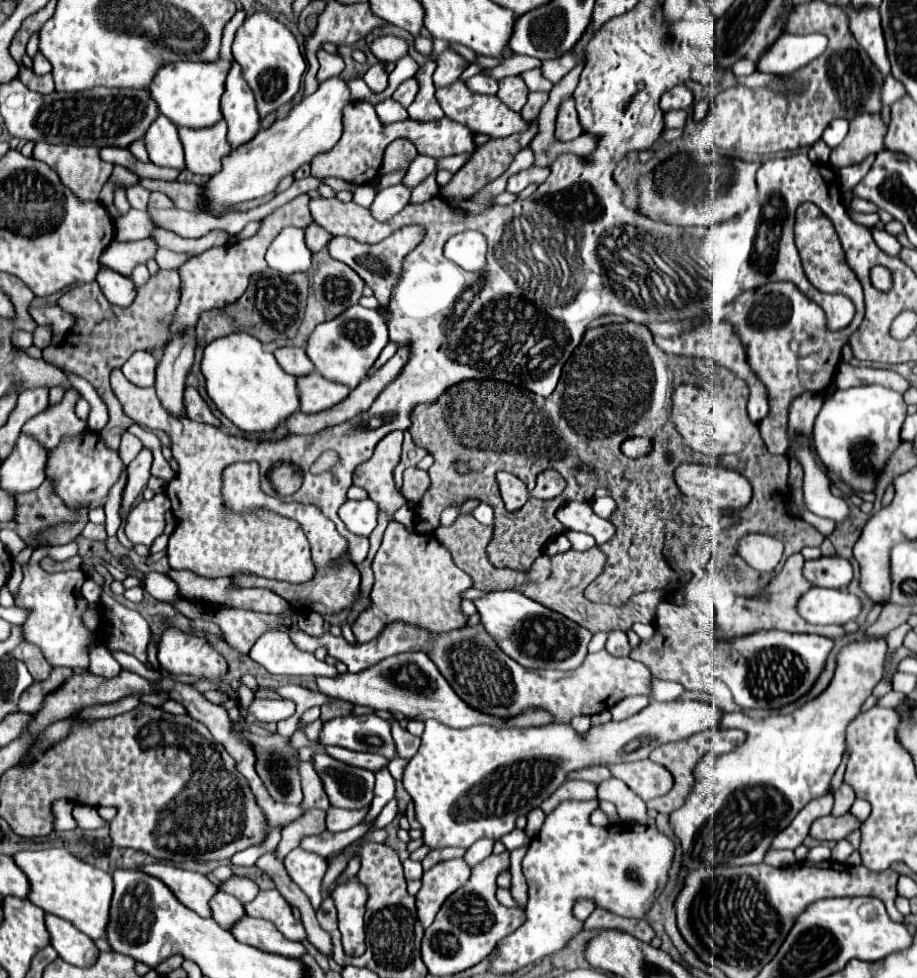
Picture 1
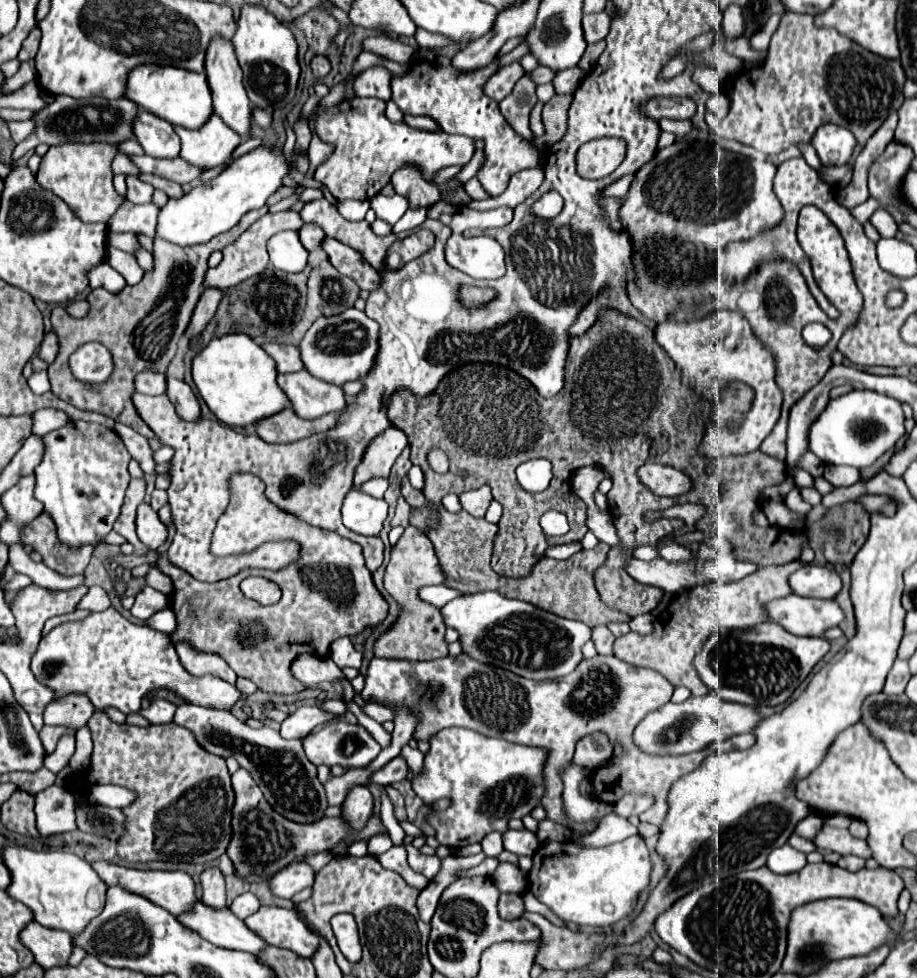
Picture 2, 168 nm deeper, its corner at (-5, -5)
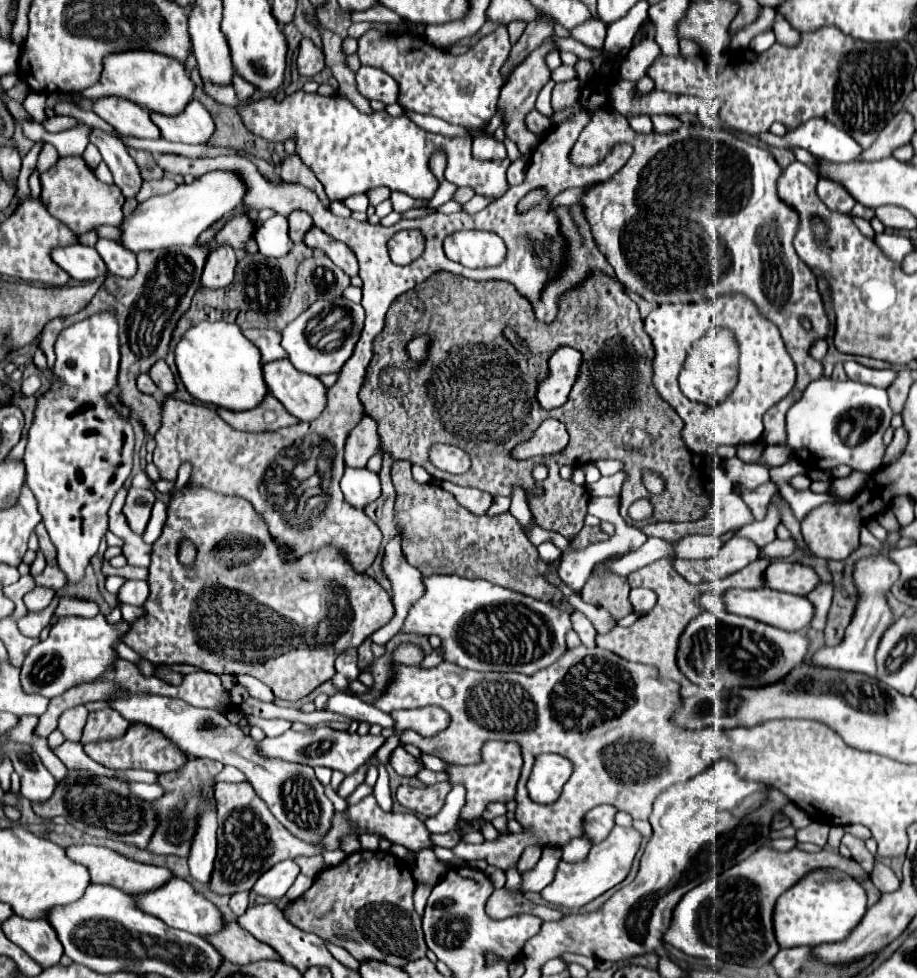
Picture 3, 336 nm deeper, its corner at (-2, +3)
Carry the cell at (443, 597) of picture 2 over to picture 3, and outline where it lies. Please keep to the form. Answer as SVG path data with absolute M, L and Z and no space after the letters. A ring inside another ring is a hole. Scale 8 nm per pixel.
M392 538L384 546L382 572L390 580L392 602L394 602L396 614L390 624L386 624L384 628L380 628L378 632L372 634L372 642L378 646L386 646L392 640L392 636L402 628L402 622L410 610L410 604L414 604L414 600L418 600L418 596L422 596L422 592L424 592L422 574L414 566L410 566L406 562L406 558L400 554L402 554L400 540Z

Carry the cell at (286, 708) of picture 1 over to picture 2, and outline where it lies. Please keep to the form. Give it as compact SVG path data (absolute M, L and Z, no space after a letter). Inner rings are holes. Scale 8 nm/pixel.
M301 706L281 722L281 736L283 738L301 738L307 732L315 730L319 724L329 722L331 718L333 718L331 714L319 710L317 706Z

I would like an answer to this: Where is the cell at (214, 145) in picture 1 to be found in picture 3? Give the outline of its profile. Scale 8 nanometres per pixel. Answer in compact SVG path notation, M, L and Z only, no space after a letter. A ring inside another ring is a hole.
M192 100L184 108L184 112L176 116L150 112L150 118L162 132L162 138L170 142L206 144L208 138L214 134L214 120L206 112L206 108L196 100Z

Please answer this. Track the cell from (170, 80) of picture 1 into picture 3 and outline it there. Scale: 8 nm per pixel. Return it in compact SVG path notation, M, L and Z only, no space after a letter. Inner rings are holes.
M134 50L134 52L114 52L102 60L102 76L100 80L82 90L76 92L82 96L82 100L98 100L104 96L118 96L126 98L150 112L160 112L160 114L180 114L186 104L192 100L194 94L194 84L190 80L190 74L186 74L186 68L182 62L162 56L160 52L150 52L150 50Z

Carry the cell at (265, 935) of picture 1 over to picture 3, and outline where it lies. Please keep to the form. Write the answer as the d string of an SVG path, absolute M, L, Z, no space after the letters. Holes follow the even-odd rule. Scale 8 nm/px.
M172 878L162 888L156 888L156 890L144 892L144 894L142 892L134 894L134 898L138 900L138 908L142 908L142 912L150 912L150 914L158 916L170 928L186 930L196 936L210 936L224 928L222 912L210 900L206 900L202 894L198 894L186 880Z

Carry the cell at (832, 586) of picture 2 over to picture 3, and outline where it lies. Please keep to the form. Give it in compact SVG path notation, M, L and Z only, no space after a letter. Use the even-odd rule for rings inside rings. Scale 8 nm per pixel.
M776 560L770 564L770 568L766 568L764 580L766 580L768 588L780 590L780 592L790 592L796 596L808 596L816 588L820 578L806 564Z

